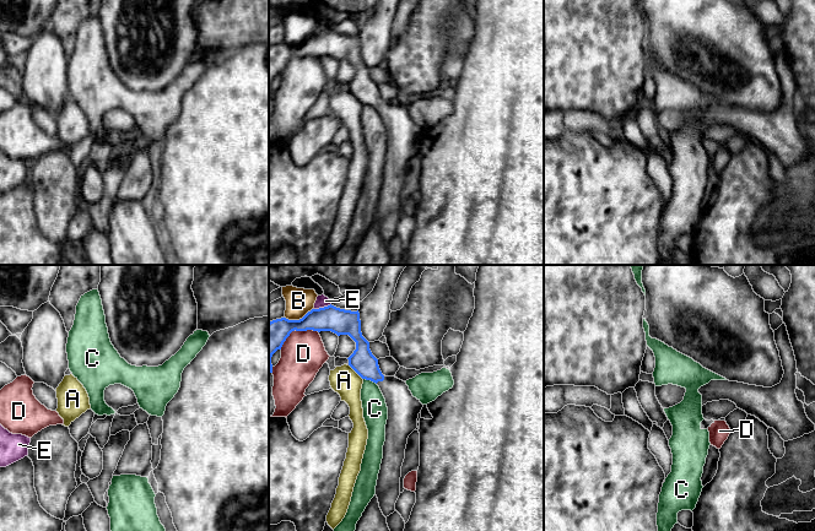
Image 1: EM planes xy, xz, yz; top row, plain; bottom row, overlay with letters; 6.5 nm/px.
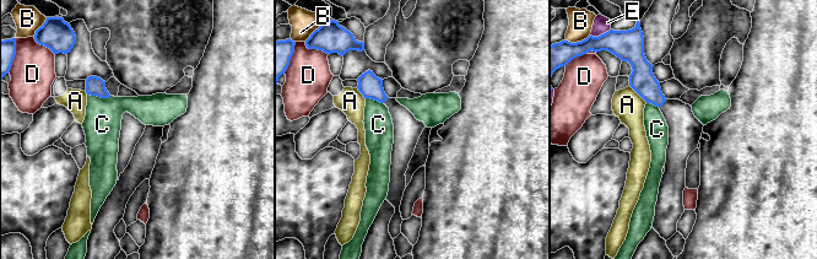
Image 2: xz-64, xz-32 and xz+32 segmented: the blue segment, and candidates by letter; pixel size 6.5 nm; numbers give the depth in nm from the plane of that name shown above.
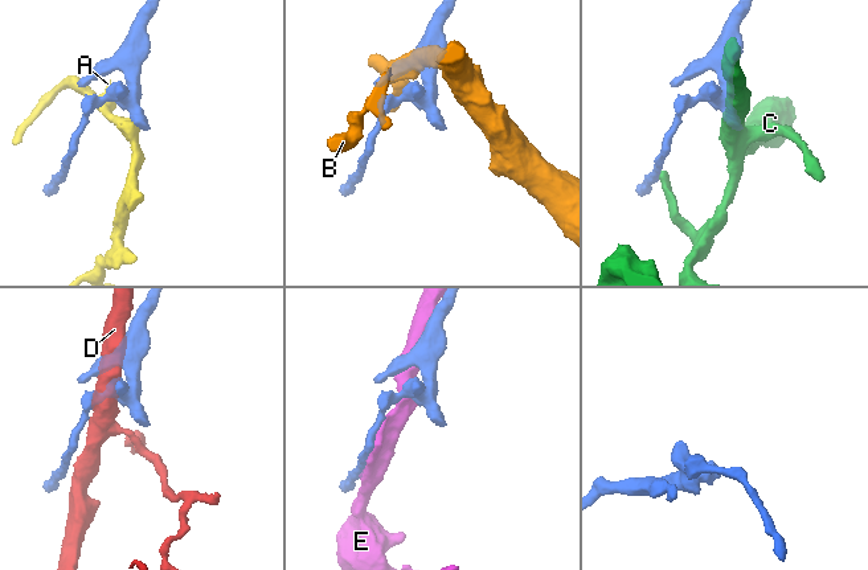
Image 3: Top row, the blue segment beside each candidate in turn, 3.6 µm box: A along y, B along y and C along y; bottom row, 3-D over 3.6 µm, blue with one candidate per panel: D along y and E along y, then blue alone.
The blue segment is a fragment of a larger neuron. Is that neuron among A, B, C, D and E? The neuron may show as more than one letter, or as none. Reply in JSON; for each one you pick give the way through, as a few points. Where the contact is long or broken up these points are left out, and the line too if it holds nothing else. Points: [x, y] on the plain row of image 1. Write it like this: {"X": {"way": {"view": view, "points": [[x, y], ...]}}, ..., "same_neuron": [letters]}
{"same_neuron": []}

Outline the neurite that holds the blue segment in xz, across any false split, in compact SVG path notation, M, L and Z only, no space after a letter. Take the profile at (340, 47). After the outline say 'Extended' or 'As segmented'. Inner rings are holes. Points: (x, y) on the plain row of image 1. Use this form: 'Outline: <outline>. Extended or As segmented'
Outline: M328 31L312 34L299 45L286 43L269 48L269 99L272 98L271 82L281 75L292 56L331 56L349 60L356 67L356 75L347 83L349 91L366 105L376 108L388 132L383 184L378 199L376 221L379 233L387 243L395 237L400 221L401 191L409 161L417 153L417 143L423 130L412 121L405 107L382 99L378 85L369 75L369 67L362 61L360 38Z. Extended

